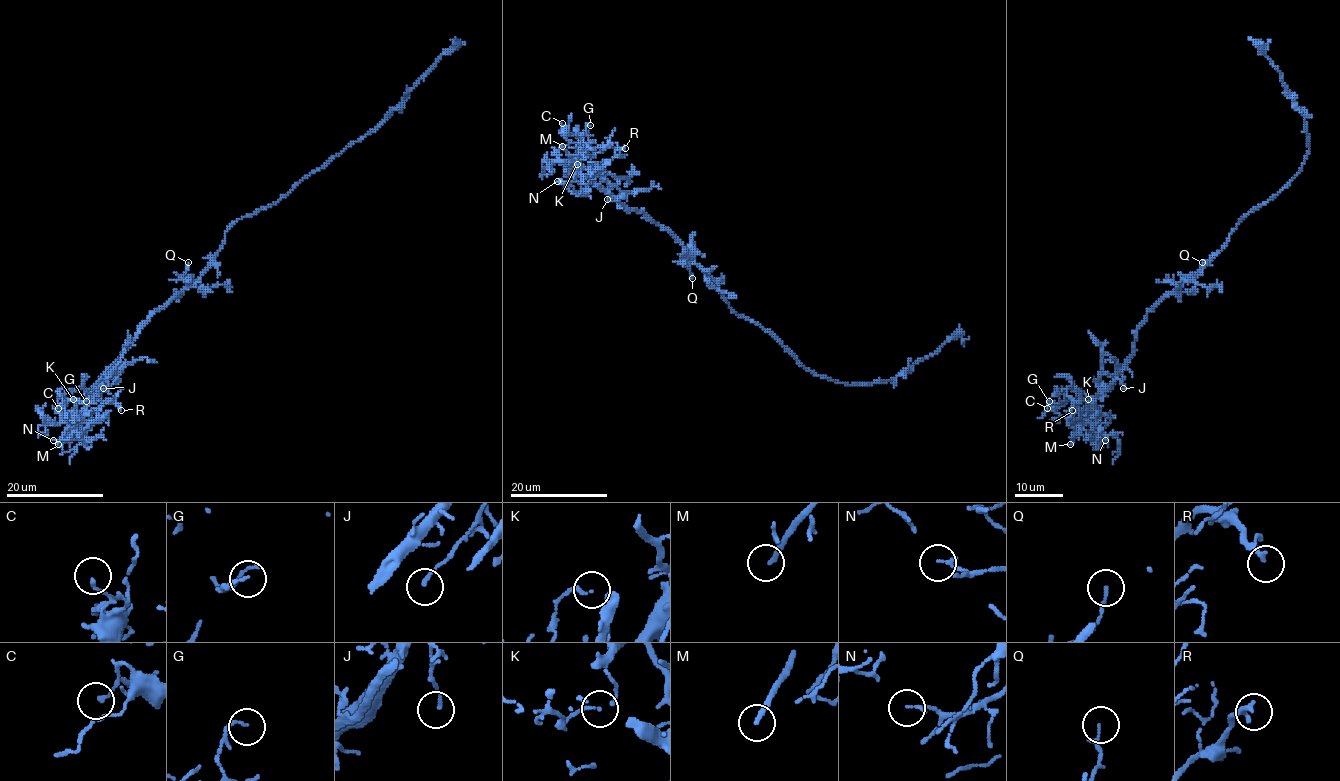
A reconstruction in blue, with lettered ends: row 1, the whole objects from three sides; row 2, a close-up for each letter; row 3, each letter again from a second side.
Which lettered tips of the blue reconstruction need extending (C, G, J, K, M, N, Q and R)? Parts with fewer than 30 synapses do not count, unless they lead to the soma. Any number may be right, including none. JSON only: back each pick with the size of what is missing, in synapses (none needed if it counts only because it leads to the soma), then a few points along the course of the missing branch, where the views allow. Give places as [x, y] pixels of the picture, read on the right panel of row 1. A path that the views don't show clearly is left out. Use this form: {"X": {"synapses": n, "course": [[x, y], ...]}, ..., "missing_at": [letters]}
{"missing_at": ["M"]}

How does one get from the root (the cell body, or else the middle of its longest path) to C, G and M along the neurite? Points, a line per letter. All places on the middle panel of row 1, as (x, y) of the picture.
C: (728, 304), (717, 284), (666, 230), (644, 212), (626, 209), (573, 160), (579, 147), (567, 138), (562, 123)
G: (728, 304), (717, 284), (666, 230), (644, 212), (626, 209), (590, 171), (573, 160), (584, 130), (590, 125)
M: (728, 304), (717, 284), (666, 230), (644, 212), (630, 211), (607, 193), (562, 146)

